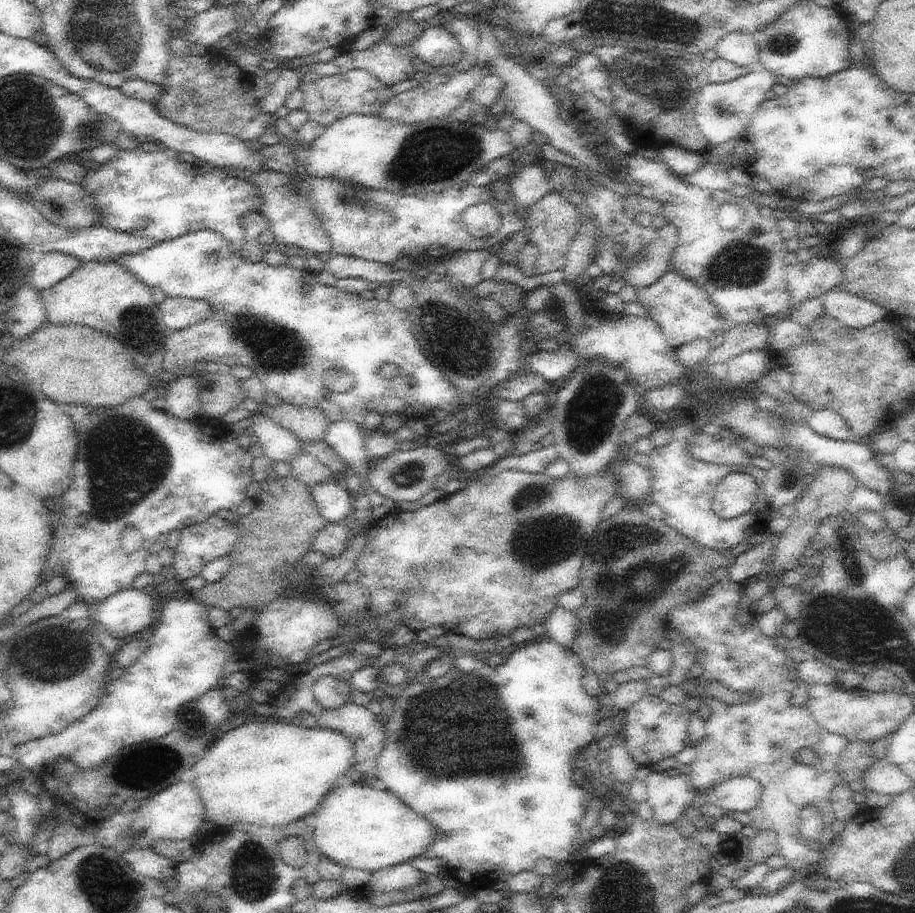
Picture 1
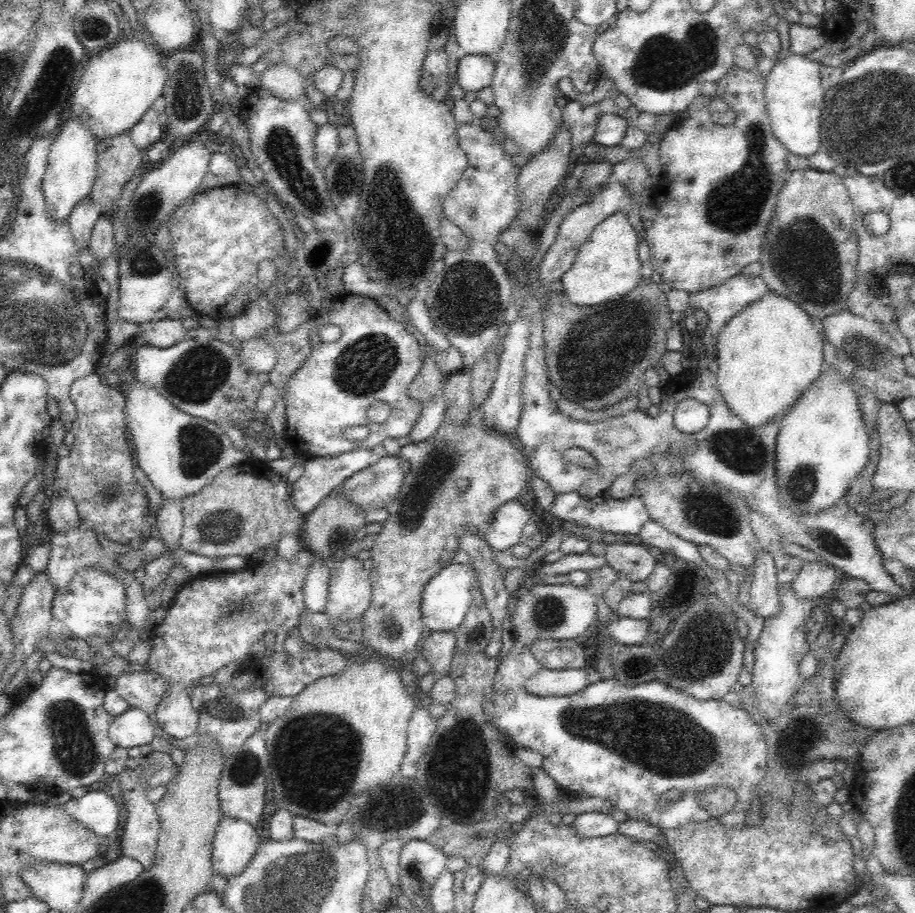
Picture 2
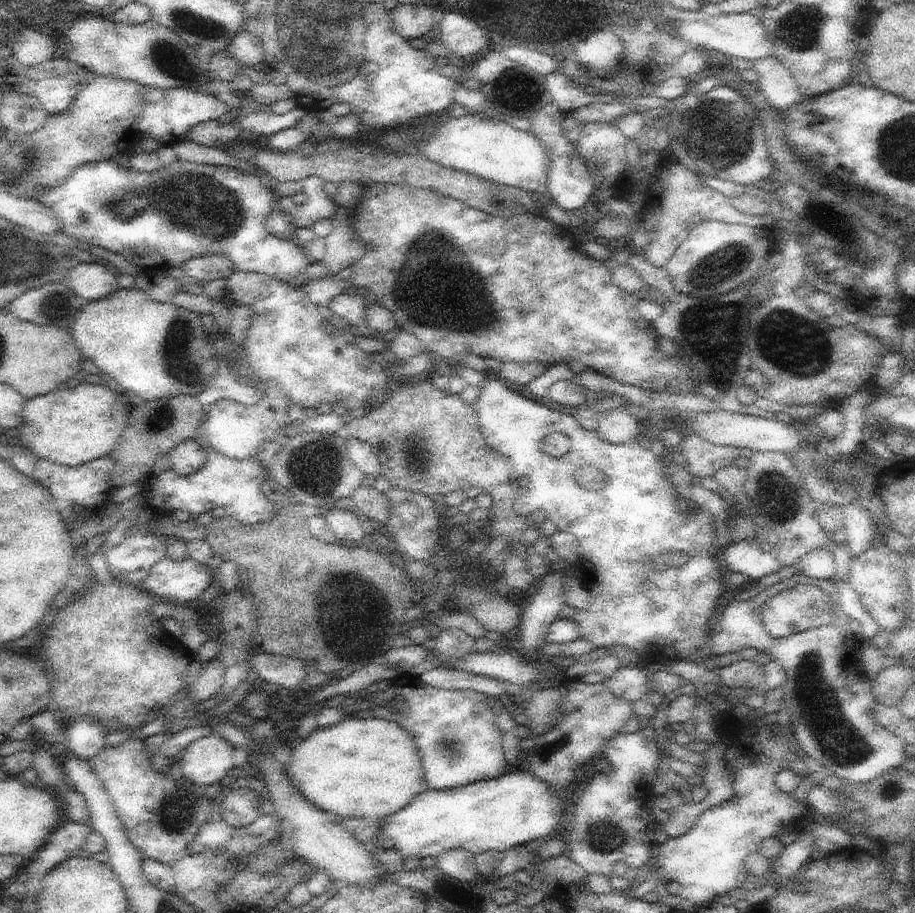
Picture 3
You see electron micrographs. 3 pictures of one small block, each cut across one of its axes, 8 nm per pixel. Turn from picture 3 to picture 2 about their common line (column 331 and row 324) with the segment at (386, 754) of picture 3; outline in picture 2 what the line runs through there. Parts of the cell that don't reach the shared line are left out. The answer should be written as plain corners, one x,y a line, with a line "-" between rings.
768,294
756,302
752,302
740,310
734,318
727,320
726,326
720,331
717,340
717,387
720,391
720,394
723,396
725,403
728,405
728,408
738,417
744,424
751,426
752,428
758,428
759,426
766,426
768,422
772,422
776,416
784,415
788,408
800,400
814,383
822,375
822,363
824,363
824,349
826,348
826,342
824,335
821,333
816,321
812,320
811,316
805,311
804,308
796,306
792,300
788,298
782,298
782,296
776,296
776,294

